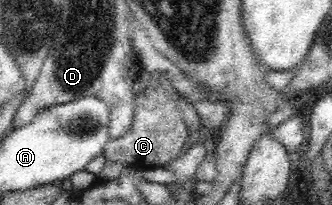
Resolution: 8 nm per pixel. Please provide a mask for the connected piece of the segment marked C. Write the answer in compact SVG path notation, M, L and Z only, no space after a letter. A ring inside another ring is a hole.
M145 79L139 90L131 129L122 137L110 138L102 153L107 161L129 165L131 170L139 172L157 166L165 167L175 161L181 151L188 147L191 133L182 119L178 103L166 92L166 86L157 83L157 89L153 89L151 82Z

